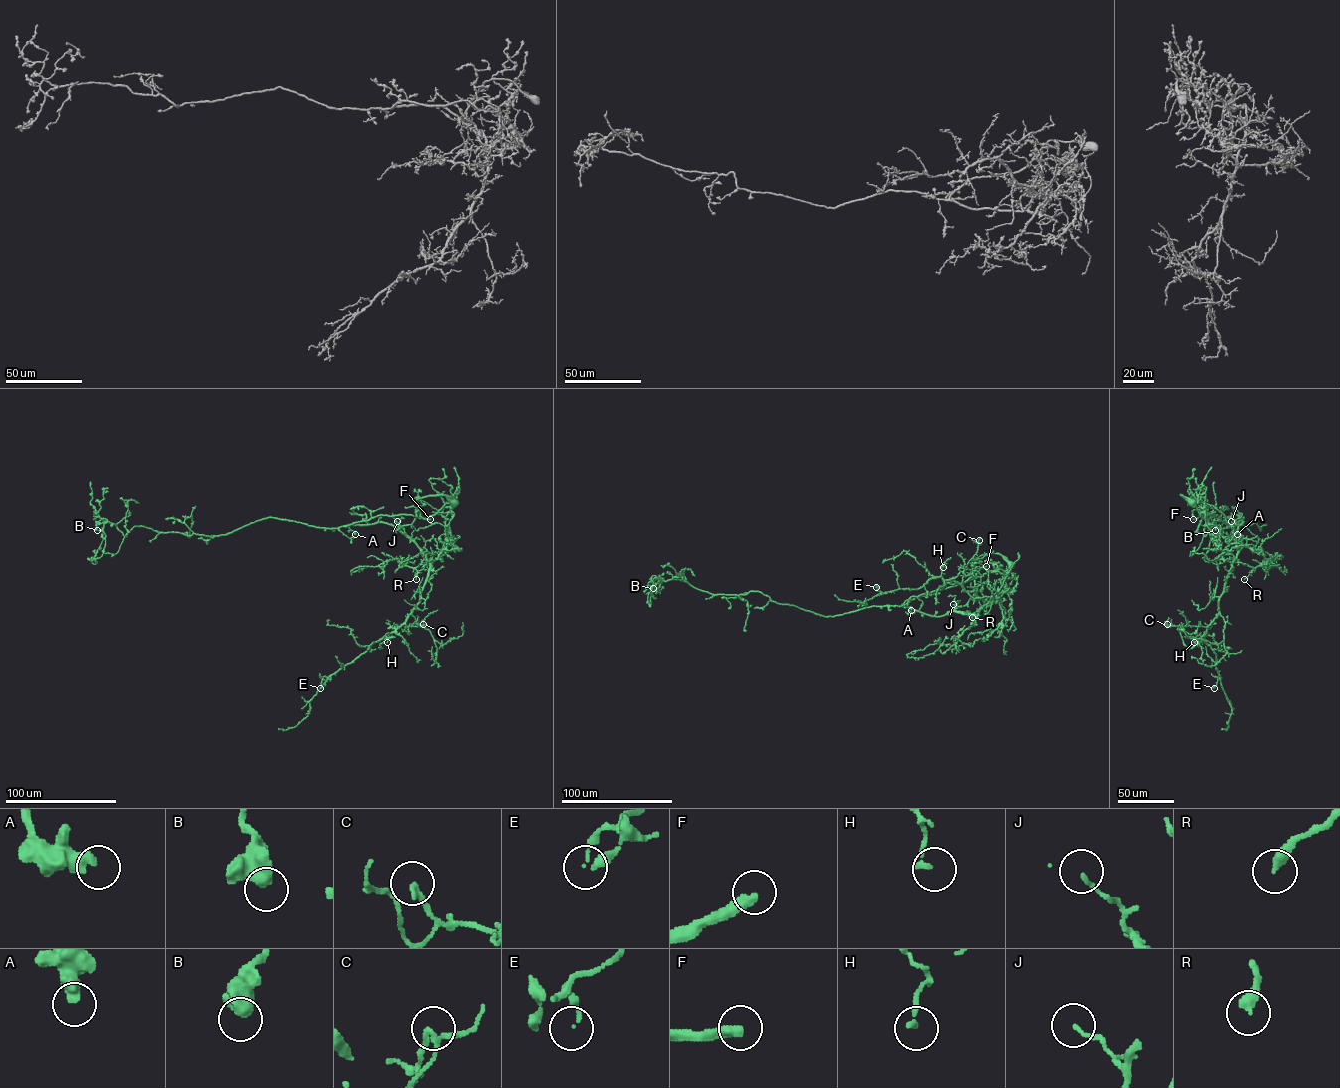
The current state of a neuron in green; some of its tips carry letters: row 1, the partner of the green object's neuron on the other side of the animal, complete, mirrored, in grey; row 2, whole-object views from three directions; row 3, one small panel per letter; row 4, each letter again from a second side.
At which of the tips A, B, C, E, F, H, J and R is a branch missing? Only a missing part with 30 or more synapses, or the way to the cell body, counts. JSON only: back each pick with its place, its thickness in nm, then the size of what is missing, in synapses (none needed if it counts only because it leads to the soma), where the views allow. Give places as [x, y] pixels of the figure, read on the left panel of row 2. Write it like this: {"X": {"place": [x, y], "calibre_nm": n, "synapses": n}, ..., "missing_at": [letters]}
{"F": {"place": [430, 519], "calibre_nm": 360, "synapses": 150}, "missing_at": ["F"]}

